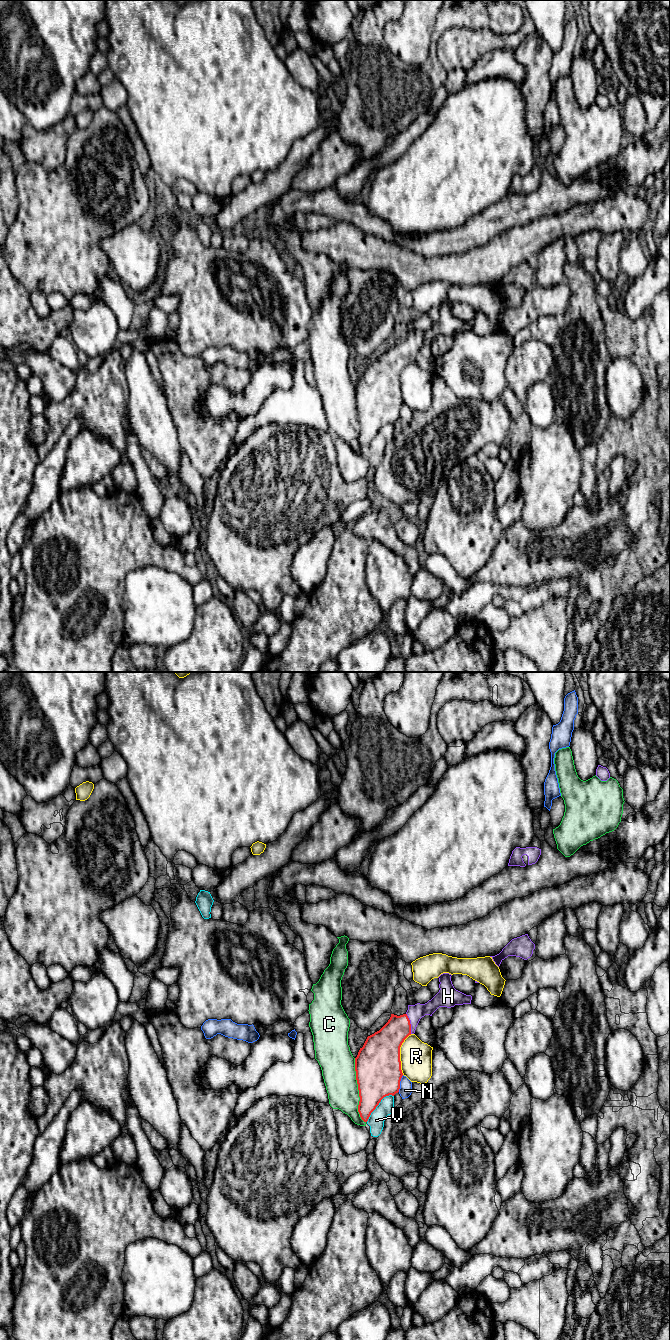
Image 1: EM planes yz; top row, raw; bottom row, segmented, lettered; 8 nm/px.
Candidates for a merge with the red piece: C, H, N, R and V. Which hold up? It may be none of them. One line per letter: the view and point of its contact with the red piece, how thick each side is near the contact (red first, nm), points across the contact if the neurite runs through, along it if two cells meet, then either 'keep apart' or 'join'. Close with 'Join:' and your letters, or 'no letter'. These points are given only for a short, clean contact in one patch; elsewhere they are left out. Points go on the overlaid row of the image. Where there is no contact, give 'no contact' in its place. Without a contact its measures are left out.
C: contact yz (358, 1089); calibres 360 and 280 nm; keep apart
H: contact yz (409, 1023); calibres 240 and 130 nm; way yz (385, 1043), (402, 1026), (409, 1023), (415, 1012); join
N: contact yz (399, 1083); calibres 360 and 100 nm; keep apart
R: contact yz (399, 1054); calibres 360 and 260 nm; keep apart
V: contact yz (378, 1104); calibres 360 and 130 nm; keep apart
Join: H

